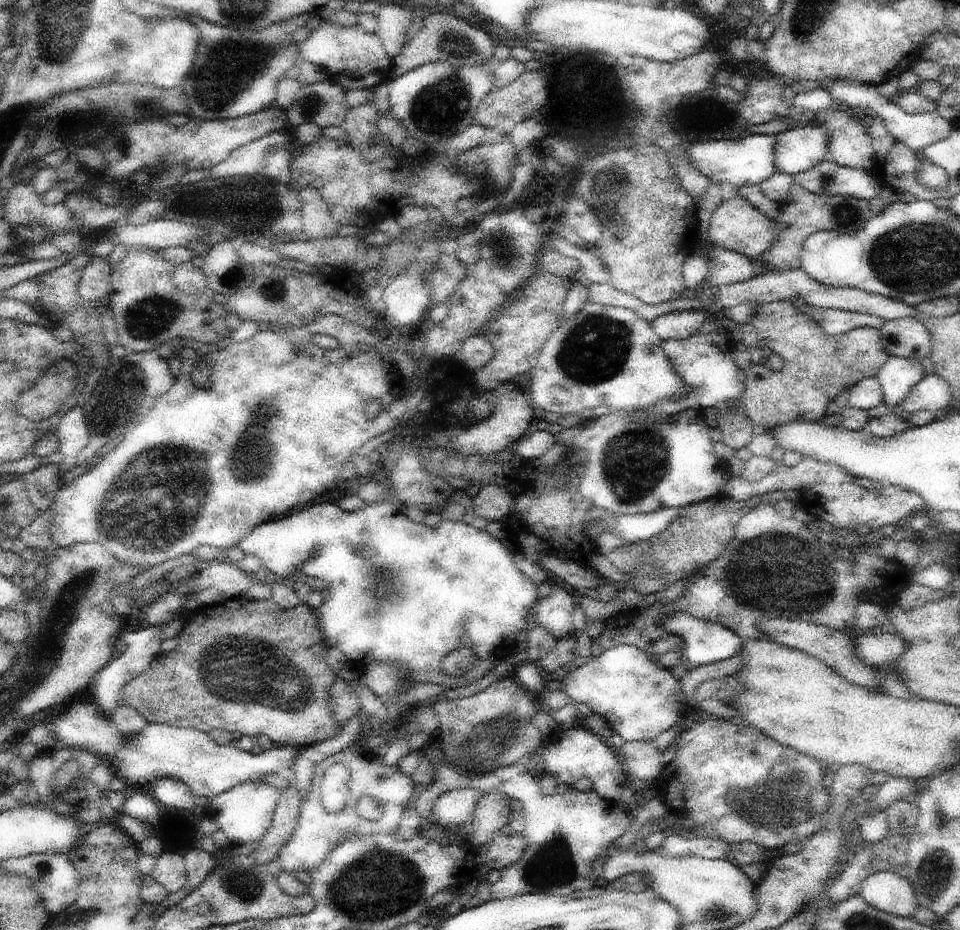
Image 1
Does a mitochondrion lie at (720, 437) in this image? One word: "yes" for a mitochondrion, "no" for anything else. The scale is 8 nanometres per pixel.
no

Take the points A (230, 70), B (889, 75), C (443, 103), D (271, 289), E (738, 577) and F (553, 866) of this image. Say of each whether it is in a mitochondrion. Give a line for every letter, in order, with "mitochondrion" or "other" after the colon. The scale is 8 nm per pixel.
A: mitochondrion
B: other
C: mitochondrion
D: mitochondrion
E: mitochondrion
F: mitochondrion

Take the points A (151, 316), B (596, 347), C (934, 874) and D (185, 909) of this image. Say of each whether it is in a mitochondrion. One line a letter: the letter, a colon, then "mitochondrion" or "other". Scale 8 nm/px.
A: mitochondrion
B: mitochondrion
C: mitochondrion
D: other

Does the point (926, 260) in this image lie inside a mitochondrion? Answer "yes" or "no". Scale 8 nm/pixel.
yes

